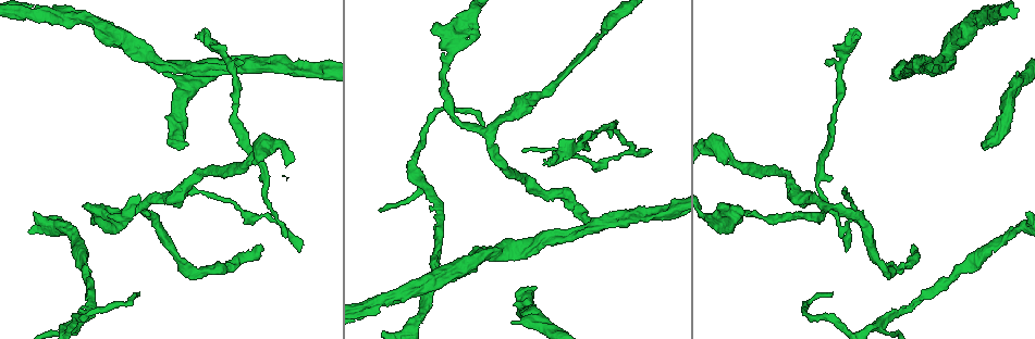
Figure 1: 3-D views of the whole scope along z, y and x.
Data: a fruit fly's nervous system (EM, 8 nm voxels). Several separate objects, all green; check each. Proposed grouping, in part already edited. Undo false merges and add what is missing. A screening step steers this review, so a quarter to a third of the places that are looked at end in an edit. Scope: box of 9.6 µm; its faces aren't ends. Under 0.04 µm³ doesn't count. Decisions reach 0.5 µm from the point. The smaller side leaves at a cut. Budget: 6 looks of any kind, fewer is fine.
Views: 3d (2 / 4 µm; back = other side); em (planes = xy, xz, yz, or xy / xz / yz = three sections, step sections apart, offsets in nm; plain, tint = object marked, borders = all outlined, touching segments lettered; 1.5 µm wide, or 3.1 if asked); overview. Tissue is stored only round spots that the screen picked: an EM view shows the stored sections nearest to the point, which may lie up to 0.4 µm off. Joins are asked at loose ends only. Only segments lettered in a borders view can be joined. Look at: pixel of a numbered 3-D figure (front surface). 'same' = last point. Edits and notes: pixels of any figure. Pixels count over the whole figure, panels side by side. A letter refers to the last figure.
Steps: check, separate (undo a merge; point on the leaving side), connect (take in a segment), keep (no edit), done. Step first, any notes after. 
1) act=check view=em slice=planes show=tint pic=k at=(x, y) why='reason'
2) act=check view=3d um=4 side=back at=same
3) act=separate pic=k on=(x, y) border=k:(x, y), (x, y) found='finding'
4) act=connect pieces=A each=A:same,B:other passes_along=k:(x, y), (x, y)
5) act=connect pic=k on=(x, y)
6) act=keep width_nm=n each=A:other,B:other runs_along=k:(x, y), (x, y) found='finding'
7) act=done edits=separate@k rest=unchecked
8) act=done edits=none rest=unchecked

act=check view=em slice=planes show=borders pic=1 at=(591, 132) why='an open end'

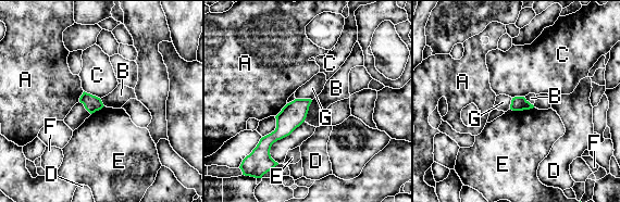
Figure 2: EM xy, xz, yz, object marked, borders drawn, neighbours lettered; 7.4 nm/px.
act=keep each=A:other,B:other,C:other,D:other,E:other,F:other,G:other border=2:(312, 100), (304, 121) found='no lettered segment goes on from it'

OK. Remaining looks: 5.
act=check view=em slice=xy step=8 show=plain pic=1 at=(164, 73) why='branch stops here'

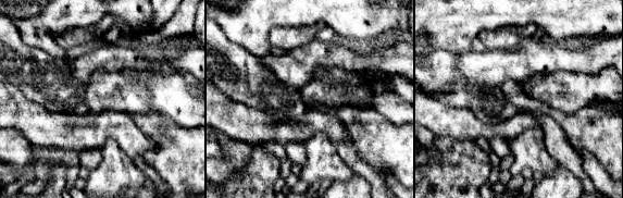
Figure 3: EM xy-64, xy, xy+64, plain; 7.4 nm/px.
act=check view=em slice=xy step=8 show=borders at=same

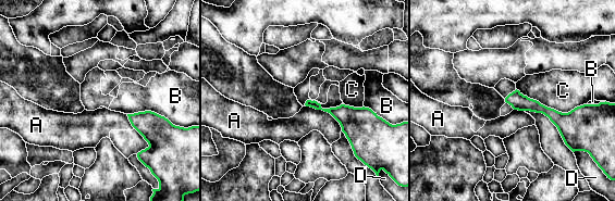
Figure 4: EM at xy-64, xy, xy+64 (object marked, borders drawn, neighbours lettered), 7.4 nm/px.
act=keep longest_contact=C:550nm each=A:other,B:other,C:other,D:other found='none of them fits'

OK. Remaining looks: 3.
act=check view=3d um=2 pic=1 at=(830, 294) why='end of a long branch'

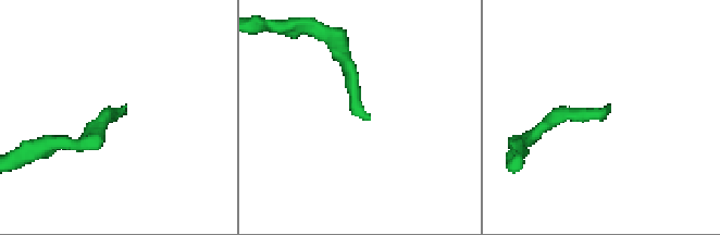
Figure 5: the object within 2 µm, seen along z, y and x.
act=check view=em slice=planes show=borders pic=5 at=(365, 119)

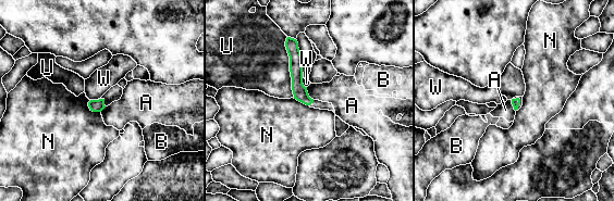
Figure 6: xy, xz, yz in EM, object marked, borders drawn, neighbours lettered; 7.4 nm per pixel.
act=keep each=A:other,B:other,N:other,U:other,W:other border=6:(87, 102), (93, 111), (100, 112) found='none of them fits'

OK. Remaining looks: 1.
act=done edits=none rest=unchecked

